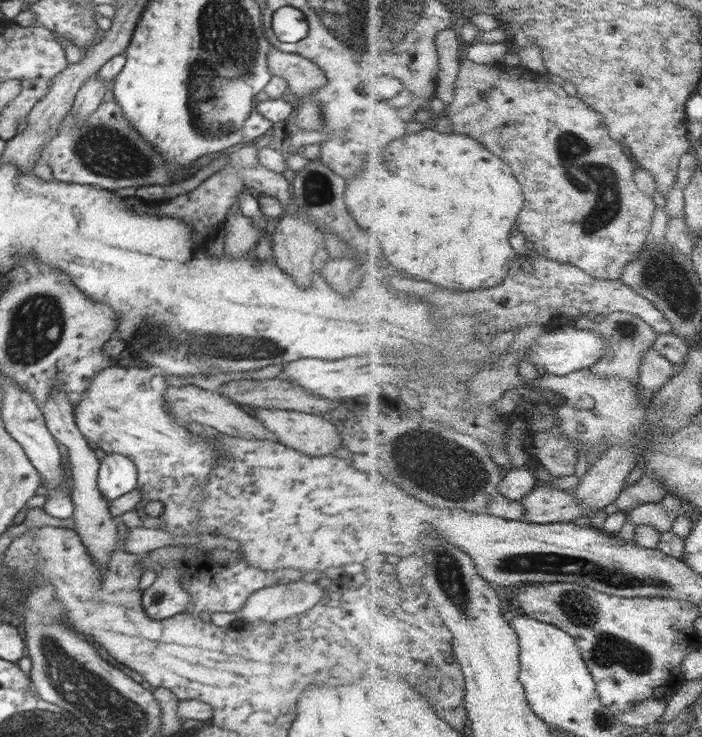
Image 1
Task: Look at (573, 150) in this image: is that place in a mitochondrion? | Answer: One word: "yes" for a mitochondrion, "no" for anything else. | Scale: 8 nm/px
yes

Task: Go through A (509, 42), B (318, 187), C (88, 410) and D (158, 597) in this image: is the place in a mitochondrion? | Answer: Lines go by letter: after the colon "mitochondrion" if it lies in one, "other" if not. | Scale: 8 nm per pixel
A: other
B: mitochondrion
C: other
D: mitochondrion

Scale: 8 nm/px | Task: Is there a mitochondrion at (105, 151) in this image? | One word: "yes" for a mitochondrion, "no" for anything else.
yes

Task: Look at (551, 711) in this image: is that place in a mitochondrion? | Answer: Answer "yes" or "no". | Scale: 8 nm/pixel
no

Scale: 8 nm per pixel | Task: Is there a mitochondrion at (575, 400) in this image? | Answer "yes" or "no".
no

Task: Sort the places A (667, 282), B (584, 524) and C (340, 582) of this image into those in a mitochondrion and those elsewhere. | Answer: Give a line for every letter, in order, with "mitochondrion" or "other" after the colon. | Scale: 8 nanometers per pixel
A: mitochondrion
B: other
C: other

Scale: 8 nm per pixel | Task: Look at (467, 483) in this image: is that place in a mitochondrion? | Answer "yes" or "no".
yes

